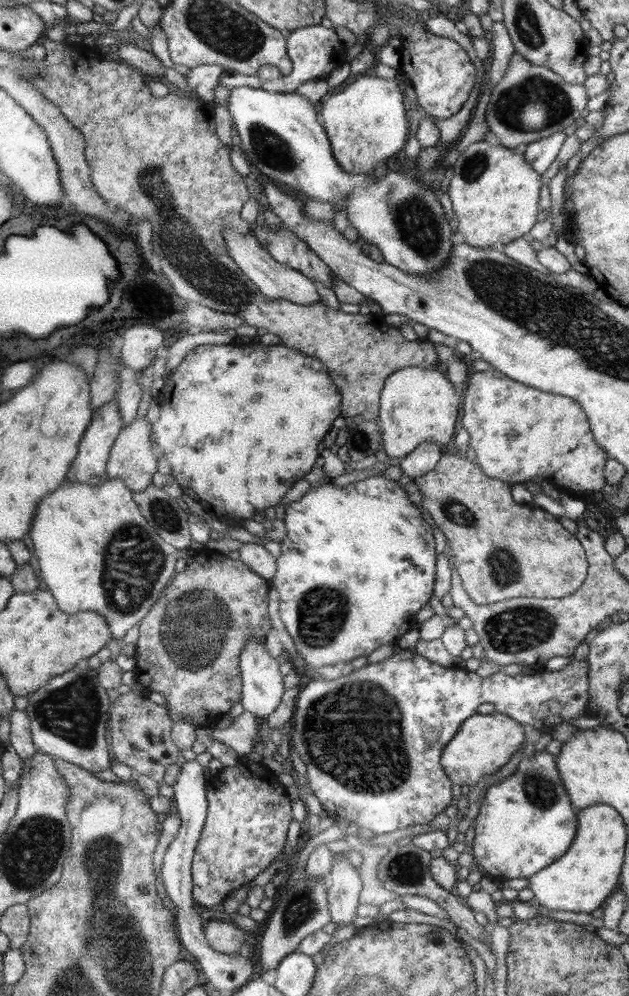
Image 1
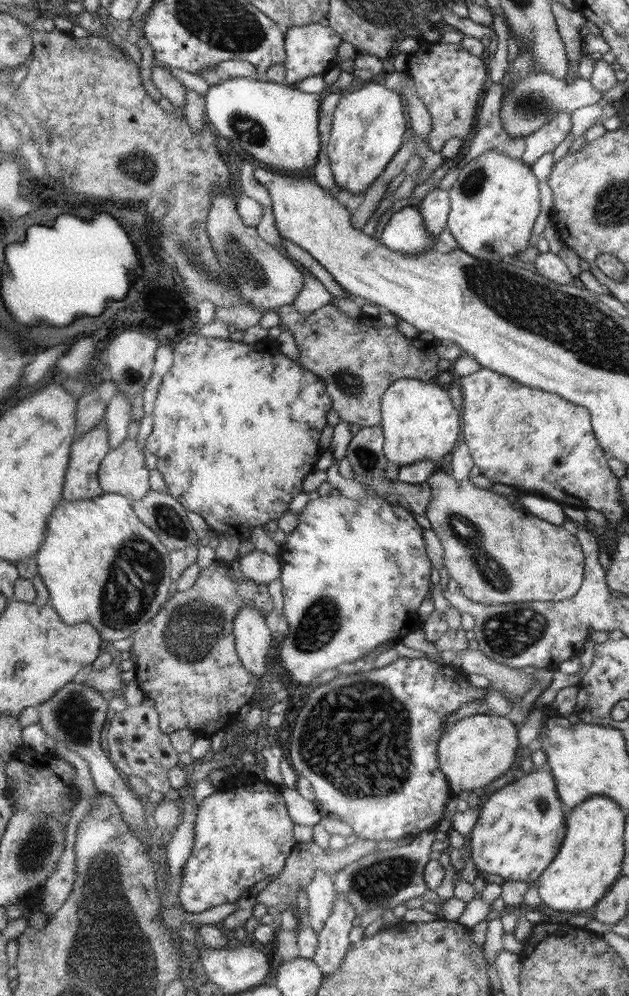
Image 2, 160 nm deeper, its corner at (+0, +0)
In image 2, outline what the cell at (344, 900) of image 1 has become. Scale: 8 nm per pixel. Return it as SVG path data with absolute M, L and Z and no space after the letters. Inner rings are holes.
M337 892L332 914L320 930L319 941L312 962L322 971L323 978L336 972L345 954L351 945L348 934L352 930L352 922L356 918L354 907L346 900L346 897Z

